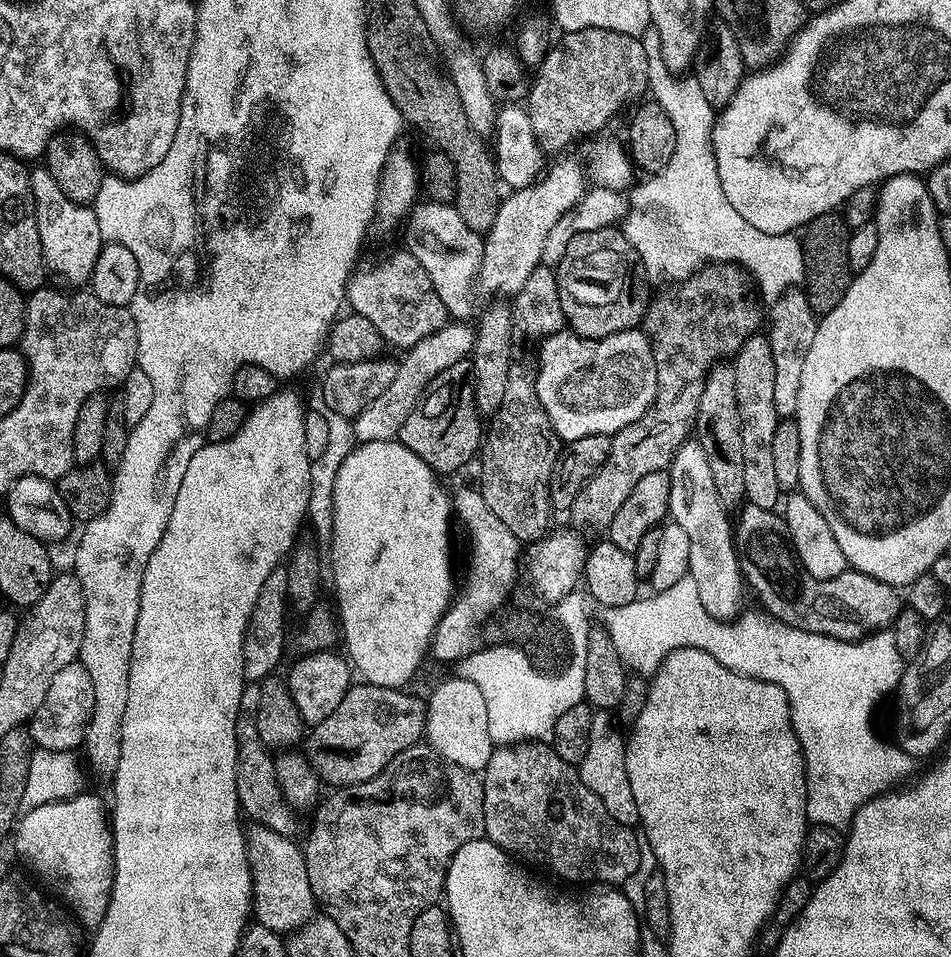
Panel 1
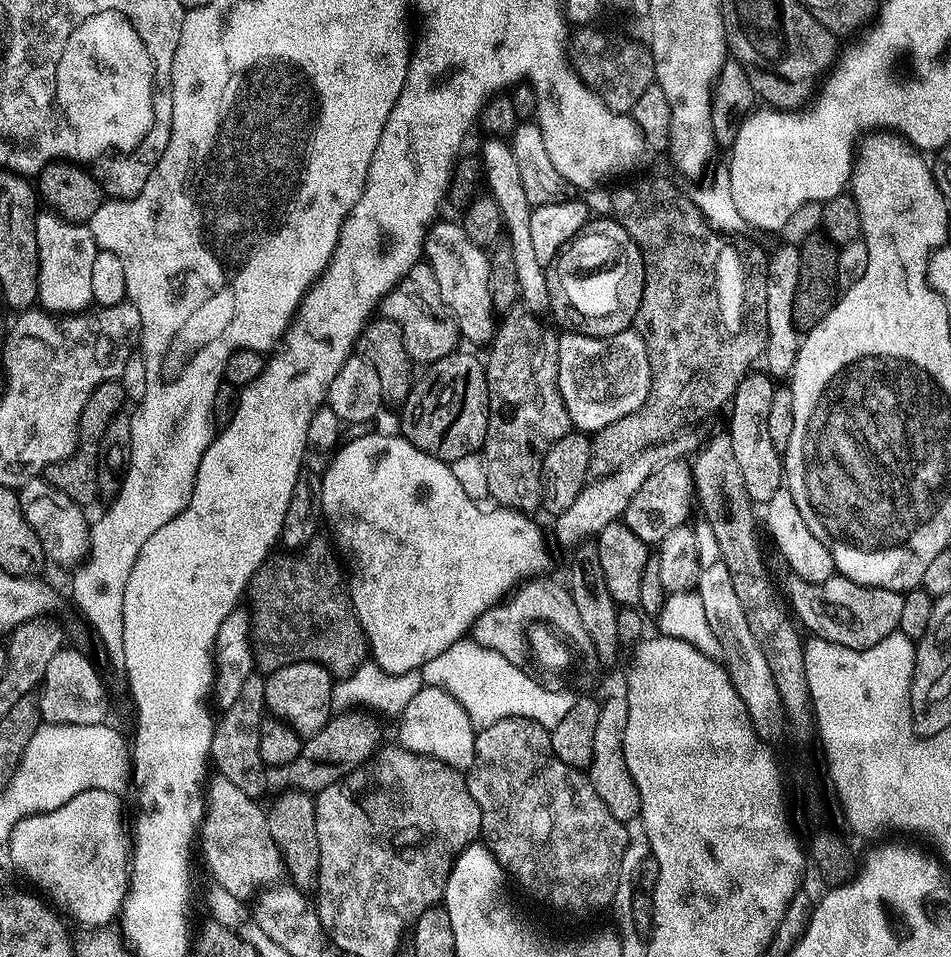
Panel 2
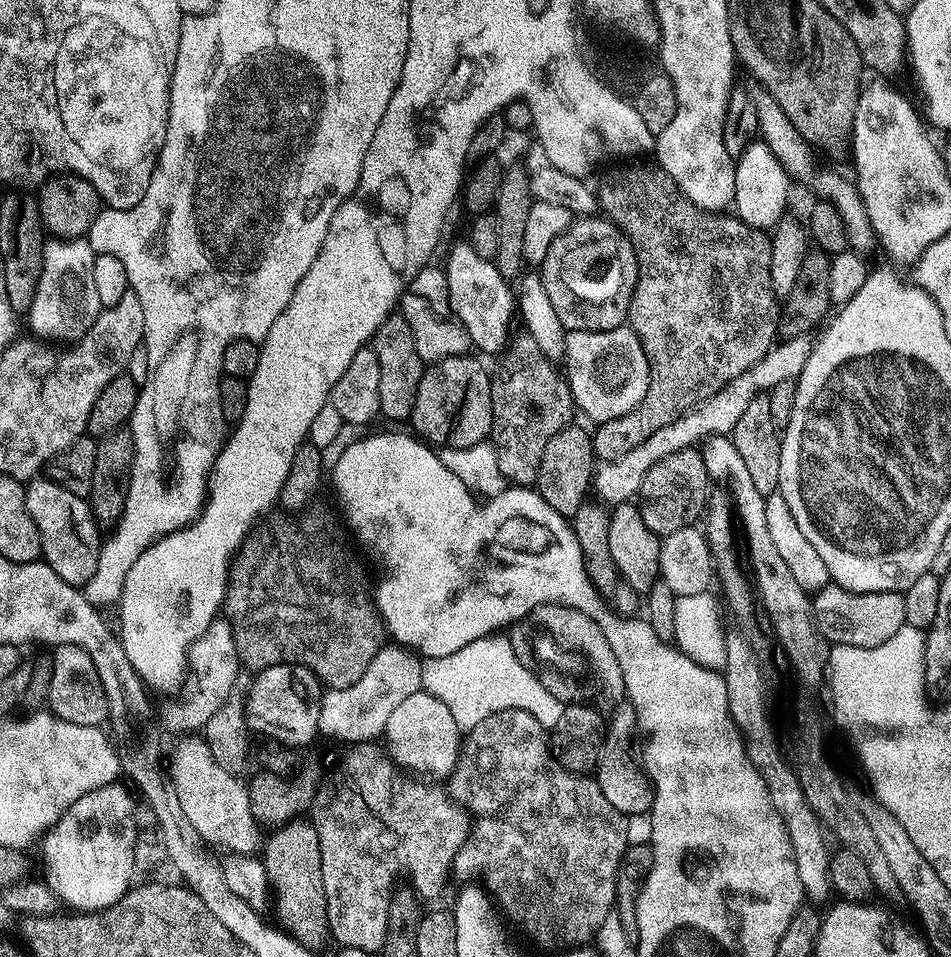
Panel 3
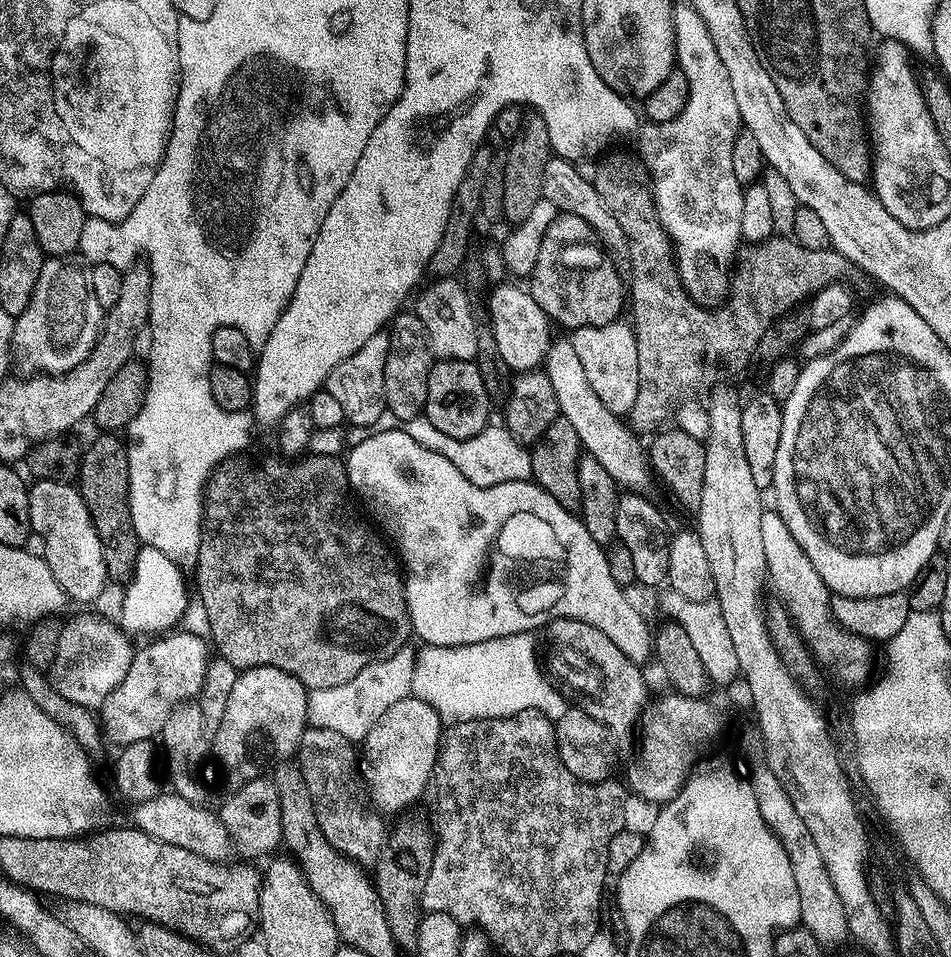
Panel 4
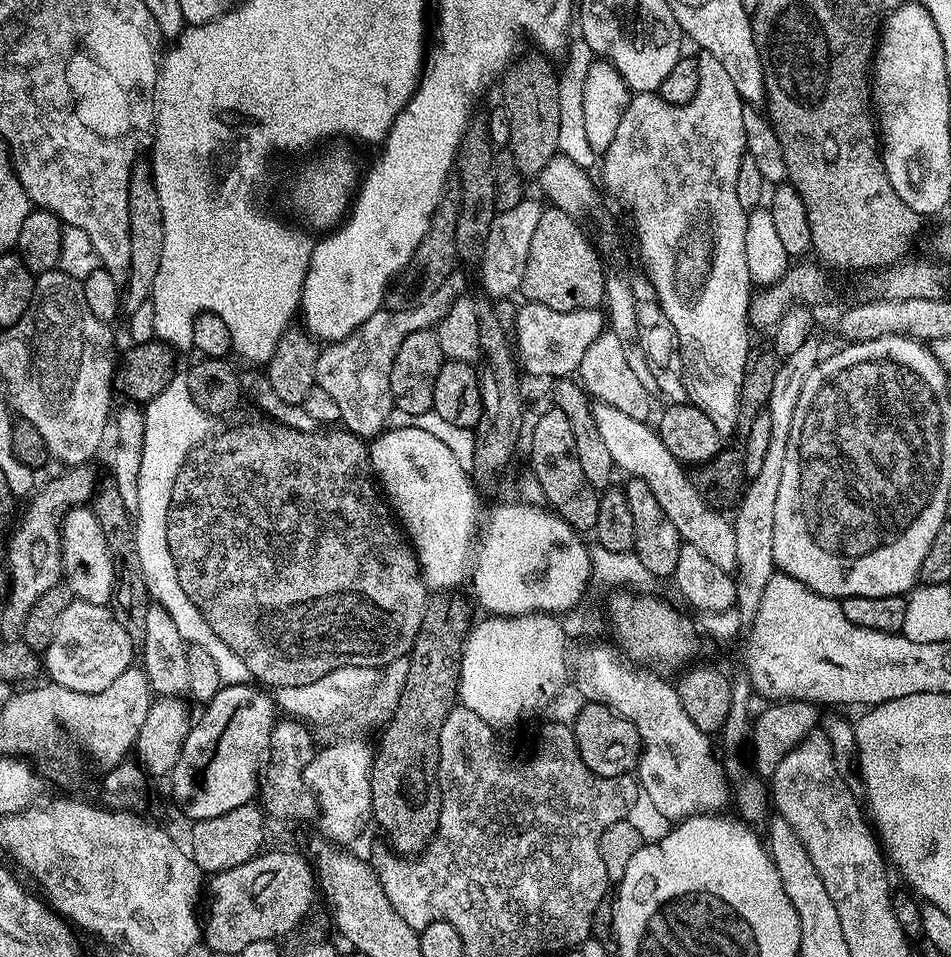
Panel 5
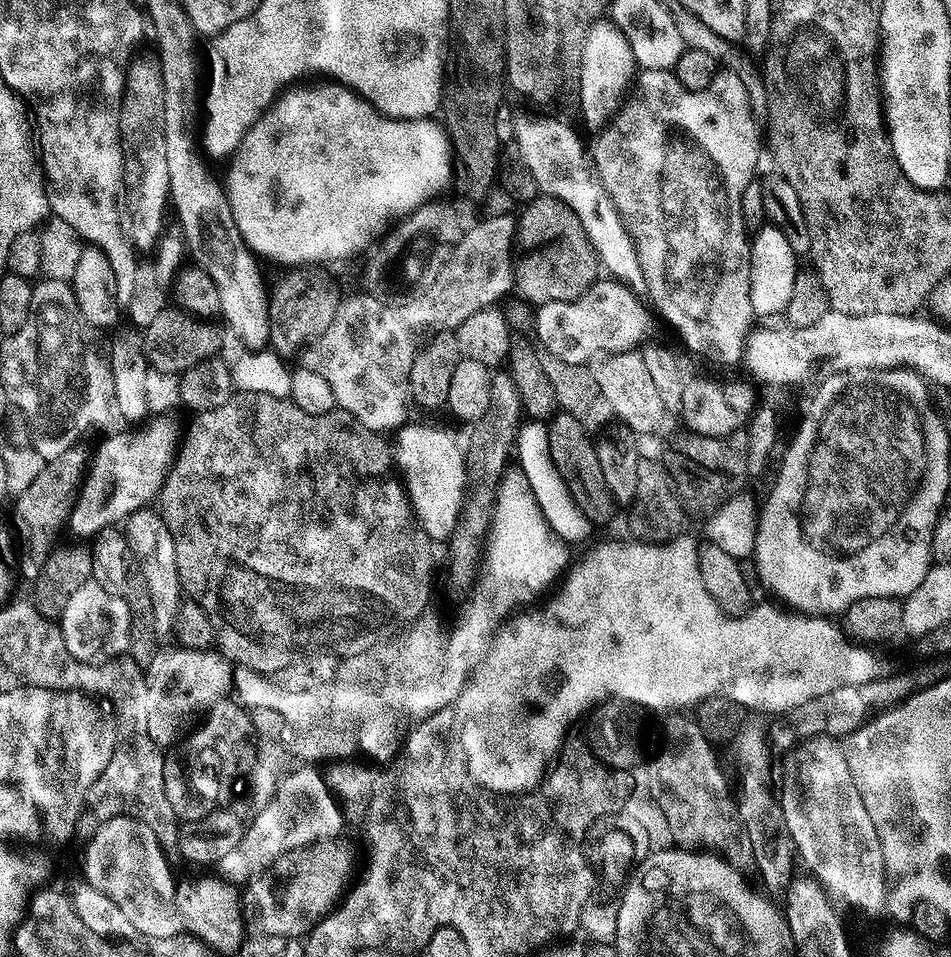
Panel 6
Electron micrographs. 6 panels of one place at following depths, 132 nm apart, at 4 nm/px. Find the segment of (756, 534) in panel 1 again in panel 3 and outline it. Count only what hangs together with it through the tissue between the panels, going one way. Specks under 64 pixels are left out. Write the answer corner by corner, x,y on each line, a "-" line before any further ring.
829,582
812,596
812,613
816,629
828,640
829,645
873,648
882,646
891,636
902,630
906,618
906,602
902,592
851,592

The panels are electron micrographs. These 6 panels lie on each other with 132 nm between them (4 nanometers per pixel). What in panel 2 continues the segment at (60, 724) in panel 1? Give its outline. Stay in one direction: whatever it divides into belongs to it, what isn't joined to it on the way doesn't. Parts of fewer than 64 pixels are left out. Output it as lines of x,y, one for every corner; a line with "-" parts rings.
65,646
50,658
46,674
38,689
40,719
45,724
65,724
66,726
94,726
109,719
108,696
100,681
100,672
92,665
88,656
83,656
76,648

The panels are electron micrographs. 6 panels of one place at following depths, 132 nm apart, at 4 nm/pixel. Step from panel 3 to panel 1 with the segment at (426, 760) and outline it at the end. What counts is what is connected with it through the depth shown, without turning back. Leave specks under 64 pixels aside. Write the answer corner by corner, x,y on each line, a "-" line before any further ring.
463,678
456,680
444,680
432,692
432,697
427,697
428,726
426,729
426,740
432,743
431,751
437,757
449,760
451,764
457,764
466,769
467,772
477,774
483,773
484,767
490,762
492,749
494,747
488,729
486,718
486,698
482,698
482,690
474,686
474,682

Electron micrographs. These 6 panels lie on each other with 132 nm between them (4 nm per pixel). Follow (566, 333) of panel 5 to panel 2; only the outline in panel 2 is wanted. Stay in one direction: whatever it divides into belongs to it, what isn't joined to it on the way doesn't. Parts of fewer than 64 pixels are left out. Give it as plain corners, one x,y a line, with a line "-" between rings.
442,220
433,223
424,237
423,259
434,270
434,278
438,278
442,302
446,302
456,319
457,333
472,344
487,345
498,326
498,318
490,302
489,253
481,245
470,242
463,223
451,224

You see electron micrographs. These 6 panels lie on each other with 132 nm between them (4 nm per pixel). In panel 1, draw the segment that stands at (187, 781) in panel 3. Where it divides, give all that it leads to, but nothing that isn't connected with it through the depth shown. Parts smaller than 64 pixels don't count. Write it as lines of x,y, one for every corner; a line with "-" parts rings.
253,823
247,829
248,861
252,866
254,916
262,926
281,934
296,934
317,915
318,905
306,878
306,862
299,843

